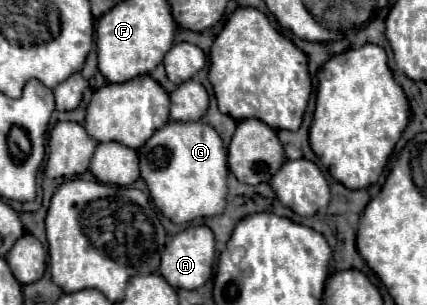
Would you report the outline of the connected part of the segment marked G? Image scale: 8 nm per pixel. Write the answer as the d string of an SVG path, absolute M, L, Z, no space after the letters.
M168 121L138 149L140 175L146 181L154 205L174 223L210 217L224 211L228 161L218 131L204 121Z

